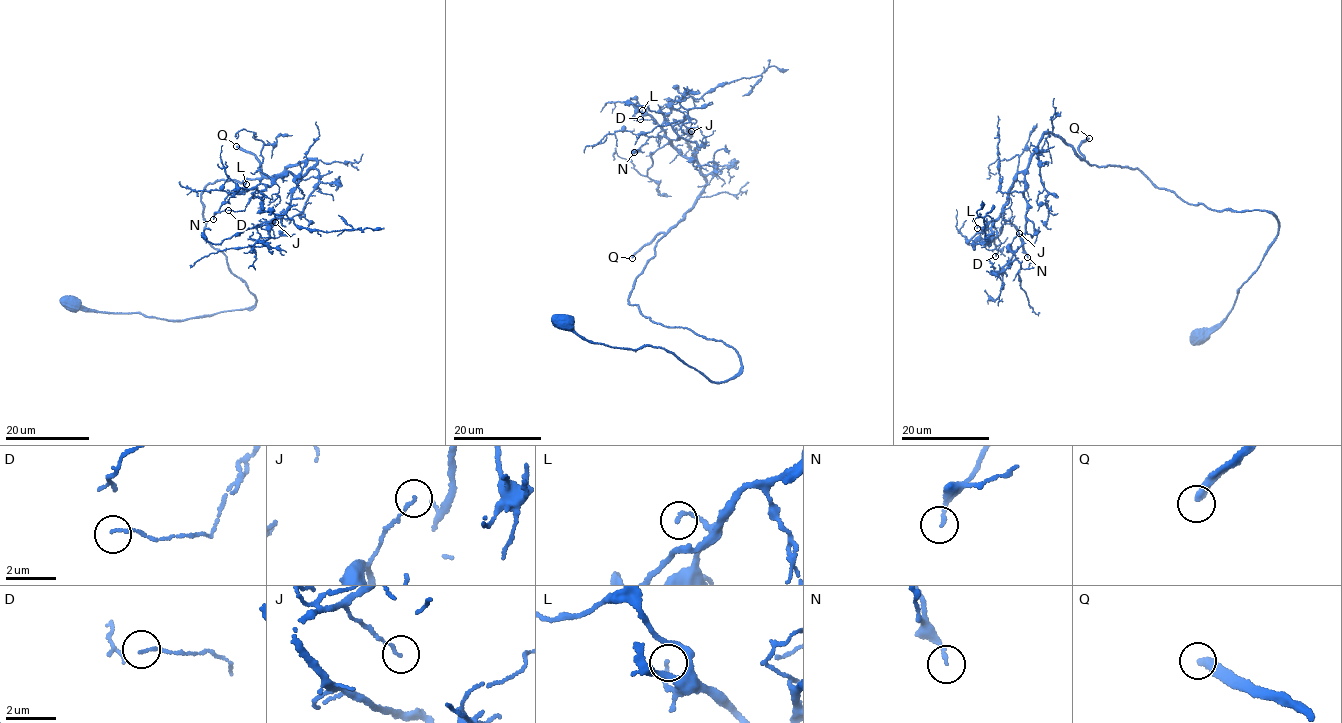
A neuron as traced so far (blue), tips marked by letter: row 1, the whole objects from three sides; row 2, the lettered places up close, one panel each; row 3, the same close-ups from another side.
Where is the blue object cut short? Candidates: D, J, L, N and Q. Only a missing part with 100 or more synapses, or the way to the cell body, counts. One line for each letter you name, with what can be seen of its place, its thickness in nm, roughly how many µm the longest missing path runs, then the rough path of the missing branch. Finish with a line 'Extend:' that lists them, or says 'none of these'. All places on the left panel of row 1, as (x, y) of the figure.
Q: (236, 146) | 320 nm | 180 µm | (236, 146), (272, 102), (257, 88), (275, 98), (441, 10)
Extend: Q

